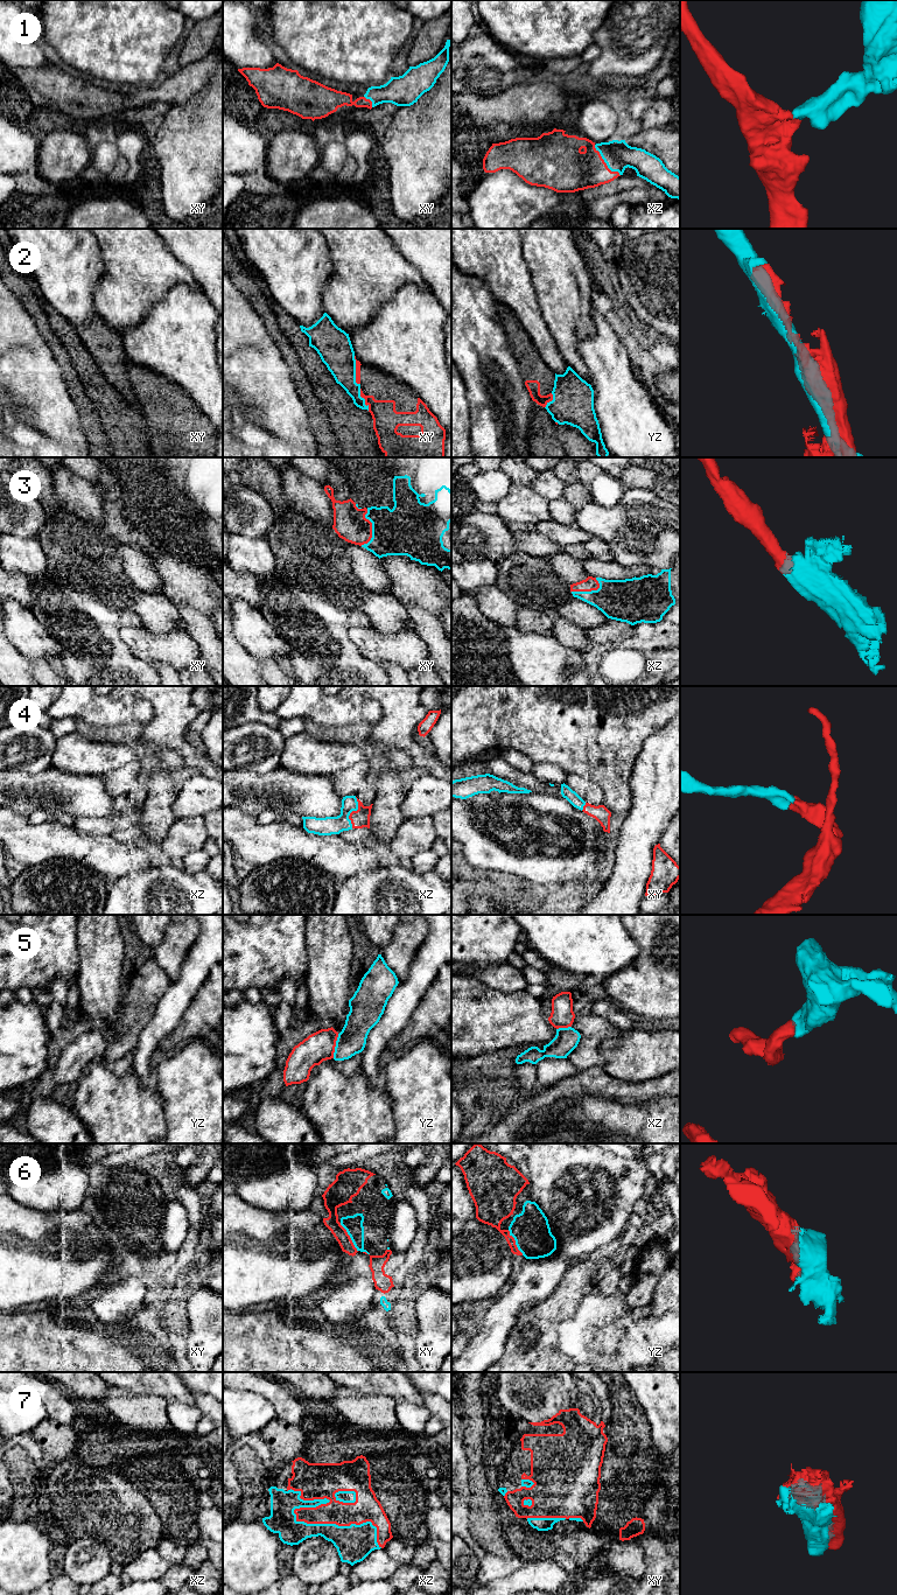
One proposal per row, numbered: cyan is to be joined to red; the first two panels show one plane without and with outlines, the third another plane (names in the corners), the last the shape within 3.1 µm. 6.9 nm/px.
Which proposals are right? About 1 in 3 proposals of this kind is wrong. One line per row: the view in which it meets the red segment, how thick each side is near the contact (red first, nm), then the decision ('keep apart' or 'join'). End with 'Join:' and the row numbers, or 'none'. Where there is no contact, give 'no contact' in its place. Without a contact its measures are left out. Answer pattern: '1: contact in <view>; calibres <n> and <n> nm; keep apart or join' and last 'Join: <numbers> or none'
1: contact in xz; calibres 300 and 200 nm; join
2: contact in xy; calibres 40 and 240 nm; keep apart
3: contact in xy; calibres 220 and 360 nm; join
4: contact in xz; calibres 130 and 130 nm; join
5: contact in yz; calibres 200 and 190 nm; join
6: contact in xy; calibres 90 and 130 nm; join
7: contact in xz; calibres 180 and 190 nm; join
Join: 1, 3, 4, 5, 6, 7

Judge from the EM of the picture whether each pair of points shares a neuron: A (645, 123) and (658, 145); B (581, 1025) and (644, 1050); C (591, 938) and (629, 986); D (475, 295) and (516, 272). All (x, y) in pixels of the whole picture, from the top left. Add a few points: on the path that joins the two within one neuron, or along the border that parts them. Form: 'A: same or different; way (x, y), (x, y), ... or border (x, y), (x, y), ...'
A: different; border (638, 126), (640, 128), (665, 128)
B: same; way (596, 1034), (614, 1050), (629, 1050)
C: different; border (638, 953), (630, 965), (607, 976), (602, 980)
D: different; border (464, 273), (476, 275), (496, 300)

